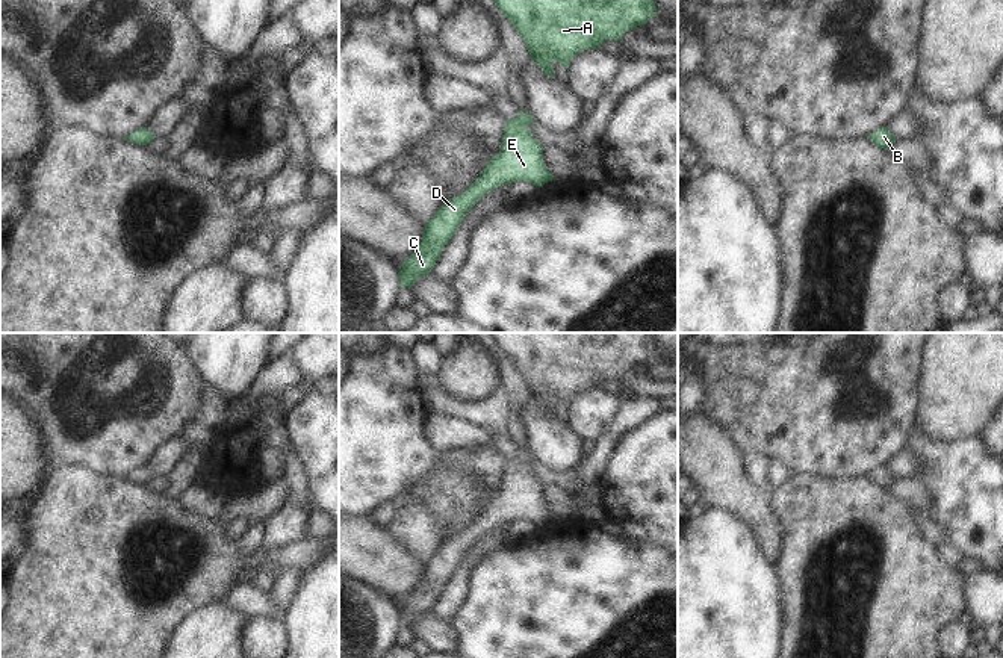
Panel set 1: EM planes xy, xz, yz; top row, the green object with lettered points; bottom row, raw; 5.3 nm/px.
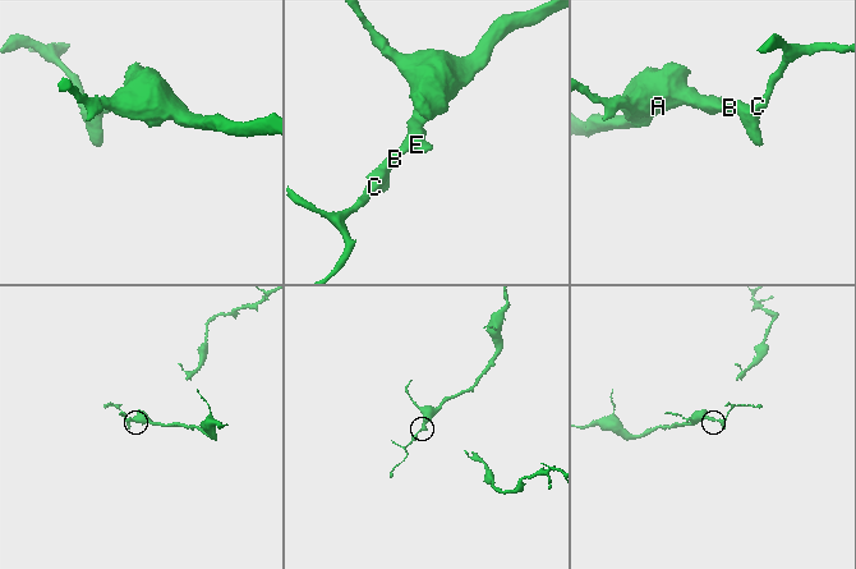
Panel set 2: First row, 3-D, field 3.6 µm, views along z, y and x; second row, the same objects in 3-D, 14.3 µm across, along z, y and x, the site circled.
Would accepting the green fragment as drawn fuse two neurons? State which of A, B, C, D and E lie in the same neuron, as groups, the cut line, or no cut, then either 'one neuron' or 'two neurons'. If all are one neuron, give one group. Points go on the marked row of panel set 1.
A B C D E; no cut; one neuron

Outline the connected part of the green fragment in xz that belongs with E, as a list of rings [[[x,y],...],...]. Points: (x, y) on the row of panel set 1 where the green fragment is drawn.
[[[522,110],[514,119],[507,119],[501,150],[484,172],[461,195],[443,203],[425,224],[421,247],[399,271],[401,287],[410,289],[418,278],[431,272],[461,219],[487,192],[513,182],[529,182],[537,188],[555,180],[542,157],[543,145],[528,129],[533,123],[531,113]]]

